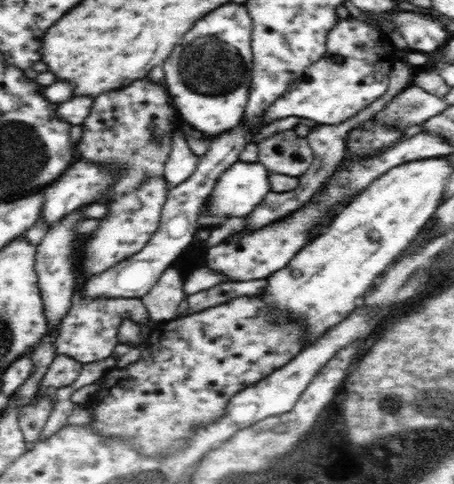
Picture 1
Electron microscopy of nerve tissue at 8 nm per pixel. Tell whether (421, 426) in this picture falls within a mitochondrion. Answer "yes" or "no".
yes

